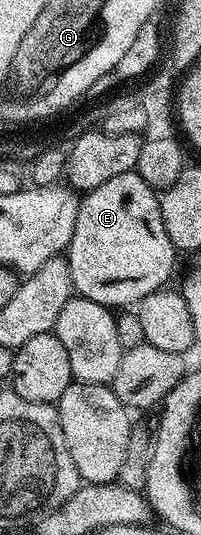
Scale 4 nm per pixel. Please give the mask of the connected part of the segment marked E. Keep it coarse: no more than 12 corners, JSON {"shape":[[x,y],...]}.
{"shape":[[117,174],[80,199],[71,287],[112,310],[170,281],[156,189]]}

